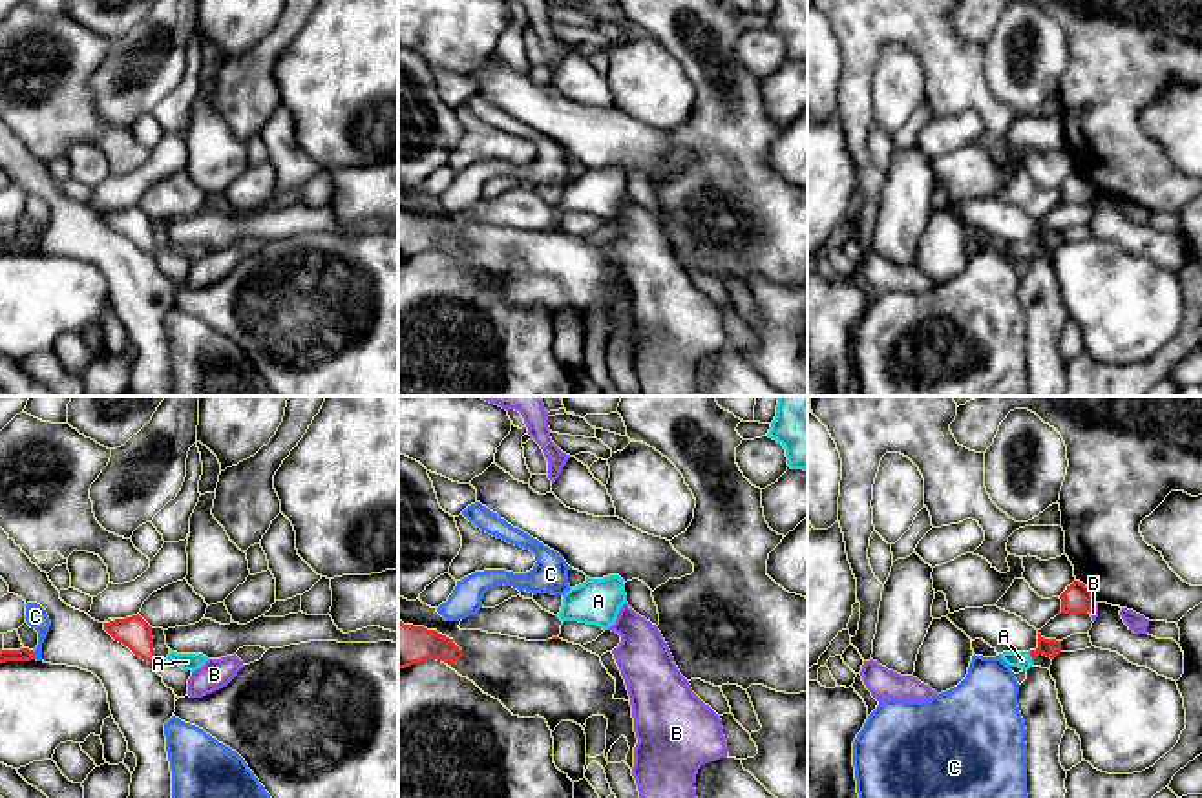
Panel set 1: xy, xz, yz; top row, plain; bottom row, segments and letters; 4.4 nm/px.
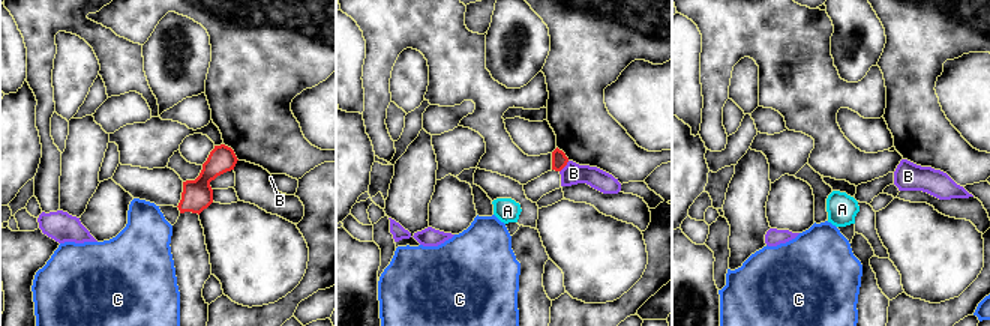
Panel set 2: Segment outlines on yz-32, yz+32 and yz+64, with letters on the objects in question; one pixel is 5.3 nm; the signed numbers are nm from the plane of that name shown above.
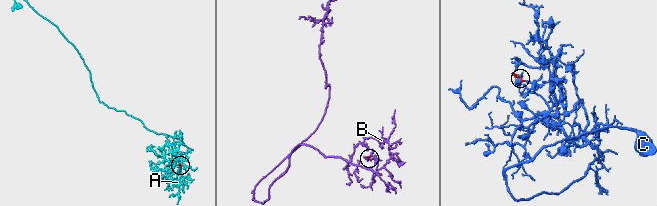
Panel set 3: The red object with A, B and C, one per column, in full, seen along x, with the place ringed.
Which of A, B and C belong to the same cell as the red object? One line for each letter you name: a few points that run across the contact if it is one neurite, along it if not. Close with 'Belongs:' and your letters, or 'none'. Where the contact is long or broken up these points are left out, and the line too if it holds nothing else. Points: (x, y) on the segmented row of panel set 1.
A: line yz (1047, 647), (1031, 656), (1022, 660)
Belongs: A

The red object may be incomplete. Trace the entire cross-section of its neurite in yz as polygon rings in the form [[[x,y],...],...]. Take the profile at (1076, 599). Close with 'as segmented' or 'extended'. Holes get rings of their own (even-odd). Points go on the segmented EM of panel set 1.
[[[1074,581],[1070,586],[1067,586],[1060,599],[1061,599],[1060,614],[1087,614],[1092,610],[1096,603],[1092,592],[1080,581]]] | as segmented

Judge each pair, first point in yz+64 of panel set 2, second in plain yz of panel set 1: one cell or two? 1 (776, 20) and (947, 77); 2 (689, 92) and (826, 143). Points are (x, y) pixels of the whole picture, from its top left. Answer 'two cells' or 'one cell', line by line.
1: one cell
2: two cells

